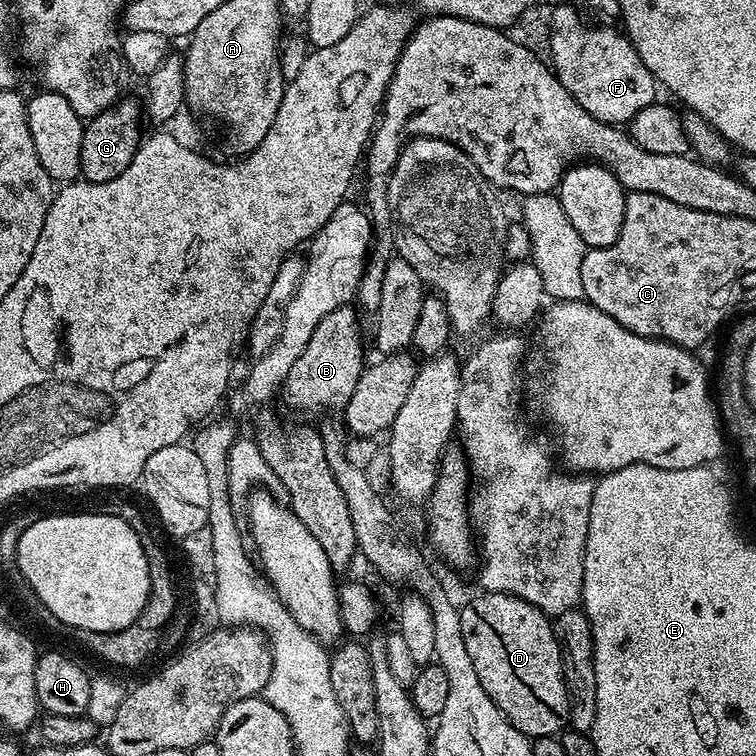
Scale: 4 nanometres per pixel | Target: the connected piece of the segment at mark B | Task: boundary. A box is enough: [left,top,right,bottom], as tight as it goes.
[282,308,366,414]

